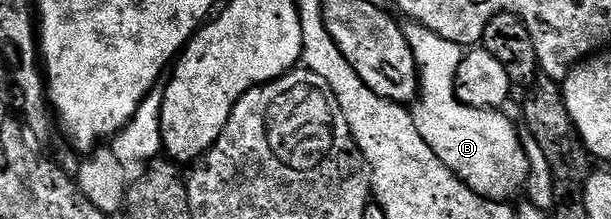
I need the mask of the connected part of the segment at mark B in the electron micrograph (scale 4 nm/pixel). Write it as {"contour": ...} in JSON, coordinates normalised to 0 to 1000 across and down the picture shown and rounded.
{"contour":[[[671,105],[663,137],[684,292],[686,429],[674,511],[694,653],[707,671],[720,744],[740,776],[781,900],[833,922],[833,900],[859,868],[861,826],[867,813],[849,594],[841,594],[827,511],[774,498],[753,470],[743,365],[756,283],[758,210],[700,142],[692,114]]]}

